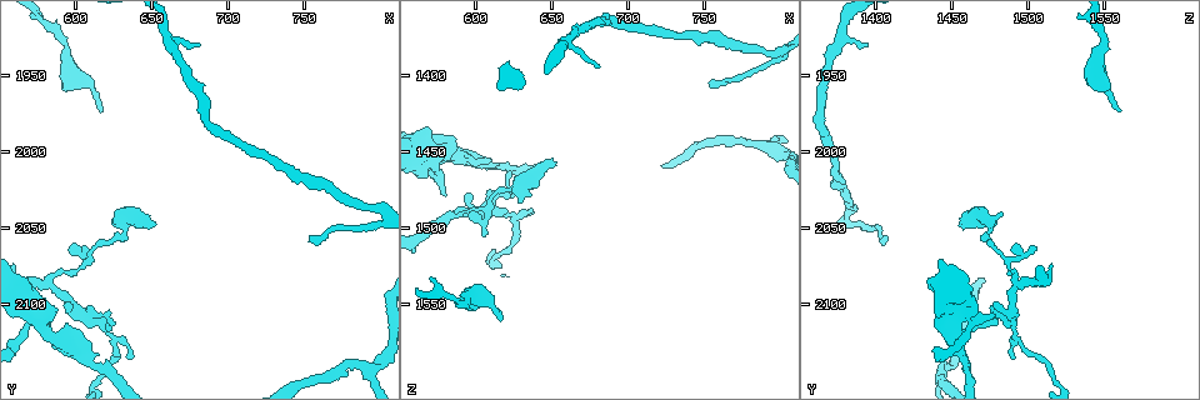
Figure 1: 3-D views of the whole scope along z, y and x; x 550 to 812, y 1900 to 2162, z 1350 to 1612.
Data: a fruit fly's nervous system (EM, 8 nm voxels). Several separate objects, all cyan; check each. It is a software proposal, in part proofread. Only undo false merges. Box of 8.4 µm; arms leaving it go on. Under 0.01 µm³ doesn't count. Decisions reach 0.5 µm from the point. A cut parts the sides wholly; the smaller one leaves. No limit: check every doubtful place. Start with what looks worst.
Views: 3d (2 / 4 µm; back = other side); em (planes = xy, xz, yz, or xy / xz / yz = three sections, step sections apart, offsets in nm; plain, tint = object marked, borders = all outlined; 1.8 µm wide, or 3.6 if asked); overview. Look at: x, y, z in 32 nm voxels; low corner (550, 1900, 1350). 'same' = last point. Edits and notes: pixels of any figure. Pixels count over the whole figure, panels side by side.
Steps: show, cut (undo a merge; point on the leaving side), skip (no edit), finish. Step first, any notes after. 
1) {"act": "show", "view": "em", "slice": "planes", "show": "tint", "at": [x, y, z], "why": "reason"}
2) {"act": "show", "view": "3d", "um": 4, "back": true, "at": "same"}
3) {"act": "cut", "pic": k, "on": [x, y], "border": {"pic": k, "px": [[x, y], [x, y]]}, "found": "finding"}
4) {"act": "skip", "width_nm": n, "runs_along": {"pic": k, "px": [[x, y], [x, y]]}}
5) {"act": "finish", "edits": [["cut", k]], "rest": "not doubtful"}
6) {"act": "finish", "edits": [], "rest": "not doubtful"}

{"act": "show", "view": "em", "slice": "planes", "show": "borders", "at": [572, 2104, 1458], "why": "four or more arms meet"}

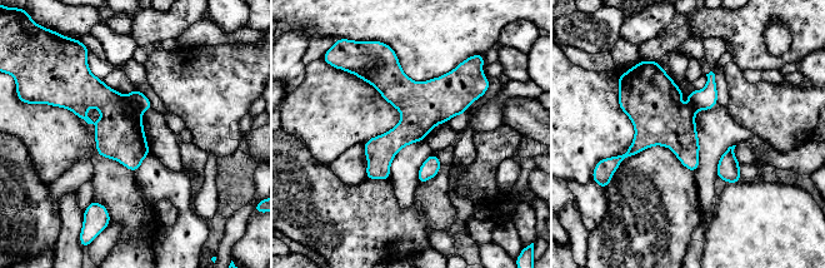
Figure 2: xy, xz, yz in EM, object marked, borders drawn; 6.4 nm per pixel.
{"act": "cut", "pic": 2, "on": [140, 102], "width_nm": 240, "border": {"pic": 2, "px": [[125, 95], [140, 113]]}, "found": "two neurons meet here"}

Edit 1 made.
{"act": "show", "view": "overview"}

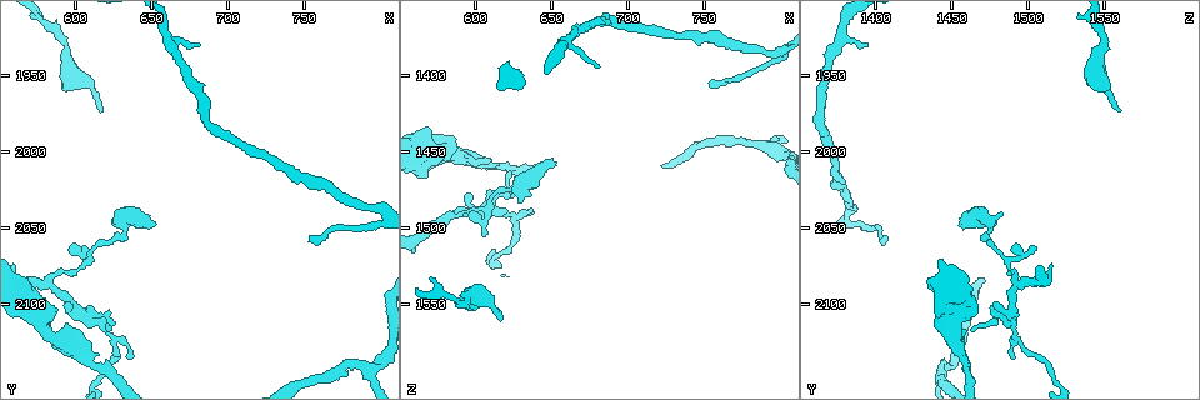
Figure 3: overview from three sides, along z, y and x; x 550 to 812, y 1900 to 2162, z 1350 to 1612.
{"act": "show", "view": "em", "slice": "xz", "step": 16, "show": "tint", "at": [630, 2054, 1474], "why": "abrupt turn"}

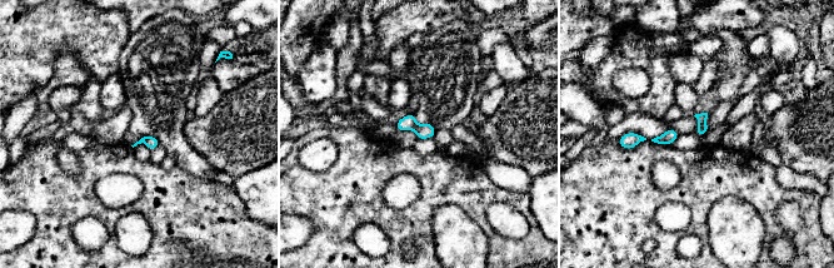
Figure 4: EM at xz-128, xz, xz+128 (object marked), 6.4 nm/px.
{"act": "show", "view": "em", "slice": "planes", "show": "tint", "at": "same", "why": "another direction"}

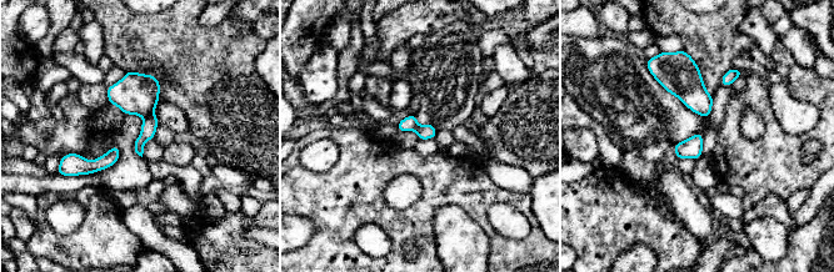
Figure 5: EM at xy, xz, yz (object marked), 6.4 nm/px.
{"act": "cut", "pic": 5, "on": [136, 94], "border": {"pic": 5, "px": [[153, 110], [148, 116]]}, "found": "two neurons meet here"}

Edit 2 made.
{"act": "show", "view": "3d", "um": 2, "at": [586, 2088, 1492], "why": "abrupt turn"}

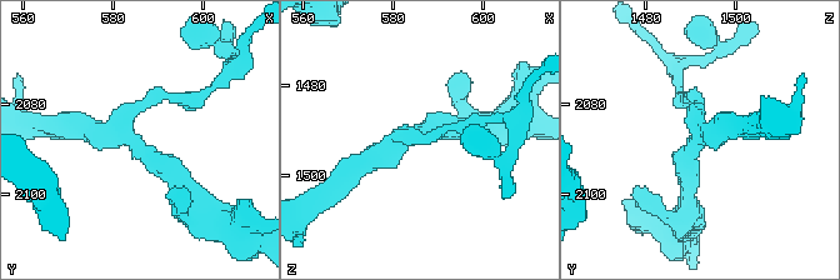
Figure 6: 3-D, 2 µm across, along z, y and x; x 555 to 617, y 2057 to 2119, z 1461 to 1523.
{"act": "show", "view": "em", "um": 3.6, "slice": "planes", "show": "tint", "at": [583, 2087, 1492], "arms": 3, "why": "shape alone is not enough"}

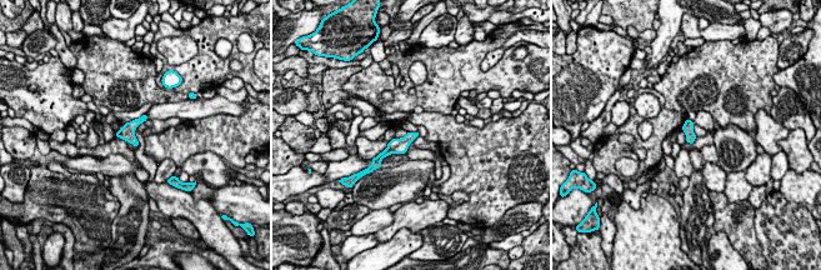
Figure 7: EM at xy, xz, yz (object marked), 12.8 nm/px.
{"act": "skip", "found": "continuous, no second neuron"}

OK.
{"act": "show", "view": "3d", "um": 2, "at": [794, 2142, 1446], "why": "sharp bend"}

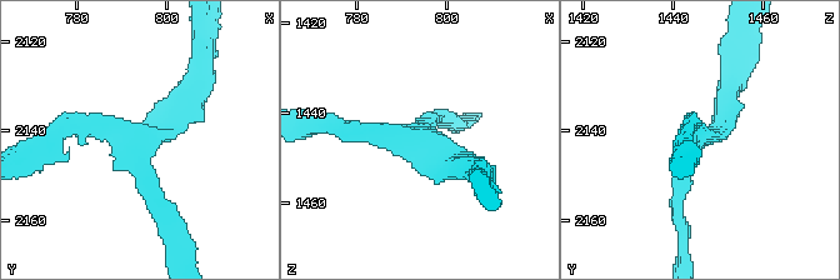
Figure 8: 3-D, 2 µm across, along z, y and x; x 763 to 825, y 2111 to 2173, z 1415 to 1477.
{"act": "show", "view": "em", "slice": "planes", "show": "tint", "at": [792, 2140, 1445], "arms": 3}

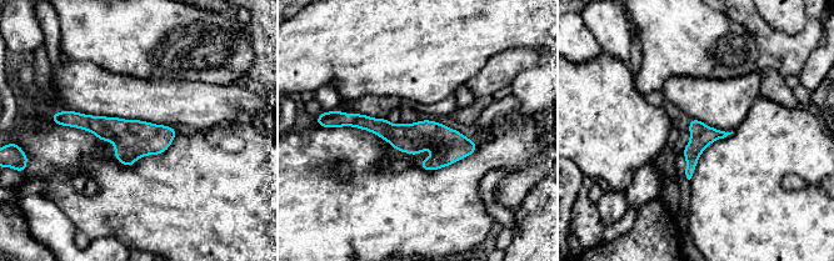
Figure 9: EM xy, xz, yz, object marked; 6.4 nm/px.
{"act": "skip", "runs_along": {"pic": 9, "px": [[344, 116], [473, 147]]}, "found": "one neuron here"}

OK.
{"act": "show", "view": "3d", "um": 4, "at": [604, 2072, 1488], "why": "a fork"}

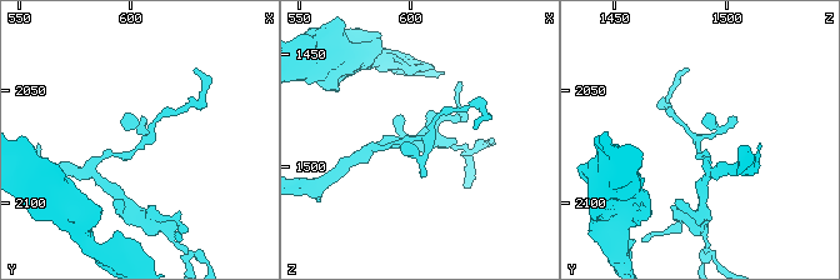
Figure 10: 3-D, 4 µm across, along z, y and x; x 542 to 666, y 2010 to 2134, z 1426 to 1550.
{"act": "show", "view": "em", "slice": "xz", "step": 4, "show": "borders", "at": [606, 2072, 1486]}

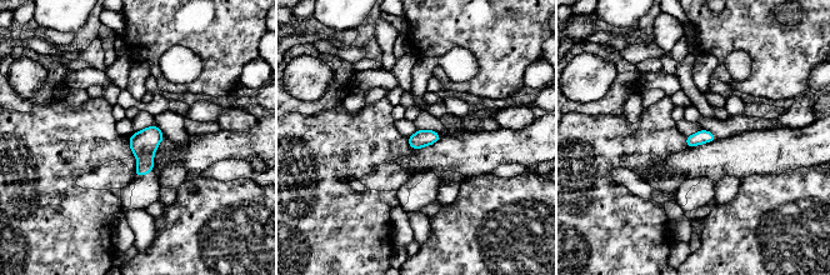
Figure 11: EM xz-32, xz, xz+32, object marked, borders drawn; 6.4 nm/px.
{"act": "skip", "found": "one neuron here"}

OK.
{"act": "finish", "edits": [["cut", 2], ["cut", 5]], "rest": "not doubtful"}

